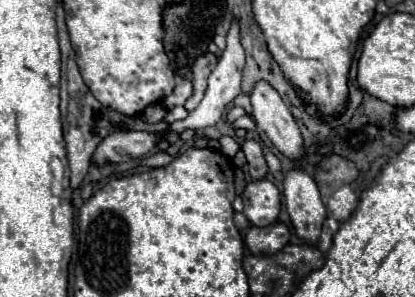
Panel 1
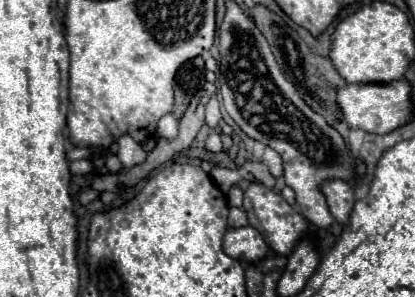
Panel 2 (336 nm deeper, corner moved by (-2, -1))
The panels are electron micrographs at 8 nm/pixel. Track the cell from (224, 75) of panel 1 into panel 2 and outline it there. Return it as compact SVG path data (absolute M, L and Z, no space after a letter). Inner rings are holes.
M210 97L210 103L206 105L206 125L208 127L218 127L218 121L222 119L220 113L220 103L216 97Z

